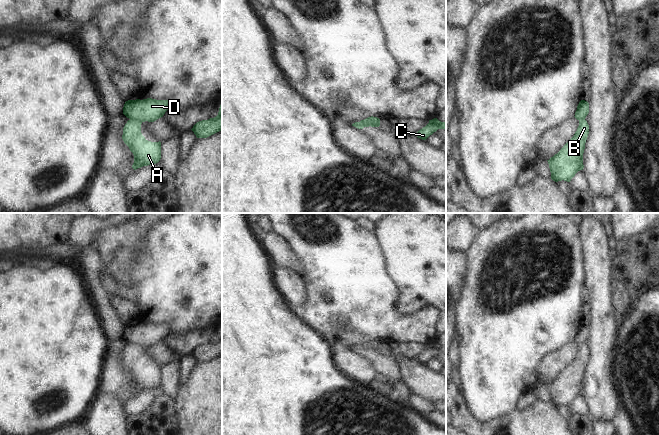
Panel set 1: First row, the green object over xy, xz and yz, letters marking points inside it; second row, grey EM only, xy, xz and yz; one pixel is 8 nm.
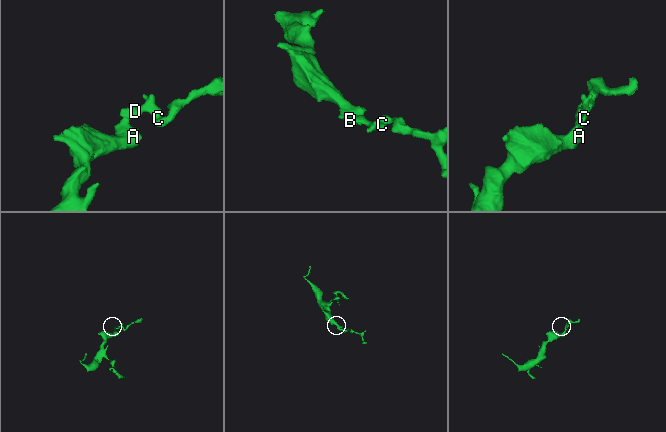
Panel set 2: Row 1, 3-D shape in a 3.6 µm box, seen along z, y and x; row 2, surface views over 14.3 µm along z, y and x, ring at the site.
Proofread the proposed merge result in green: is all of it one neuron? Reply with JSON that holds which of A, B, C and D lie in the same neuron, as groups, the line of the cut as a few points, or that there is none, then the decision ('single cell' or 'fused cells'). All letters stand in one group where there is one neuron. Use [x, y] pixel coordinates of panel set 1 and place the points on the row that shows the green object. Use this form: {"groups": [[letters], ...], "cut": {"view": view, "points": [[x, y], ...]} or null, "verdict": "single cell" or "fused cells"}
{"groups": [["A", "B"], ["C", "D"]], "cut": {"view": "xy", "points": [[130, 119], [138, 119], [141, 122]]}, "verdict": "fused cells"}

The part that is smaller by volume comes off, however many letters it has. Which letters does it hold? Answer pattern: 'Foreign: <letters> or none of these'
Foreign: C, D

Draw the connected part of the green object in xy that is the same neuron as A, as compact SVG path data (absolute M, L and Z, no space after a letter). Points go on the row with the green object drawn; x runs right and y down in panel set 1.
M128 120L123 128L122 139L134 155L134 170L153 165L161 159L161 142L151 142L141 133L140 120Z

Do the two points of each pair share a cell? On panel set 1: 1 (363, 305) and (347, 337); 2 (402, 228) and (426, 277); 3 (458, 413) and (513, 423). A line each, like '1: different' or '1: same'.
1: different
2: same
3: same

